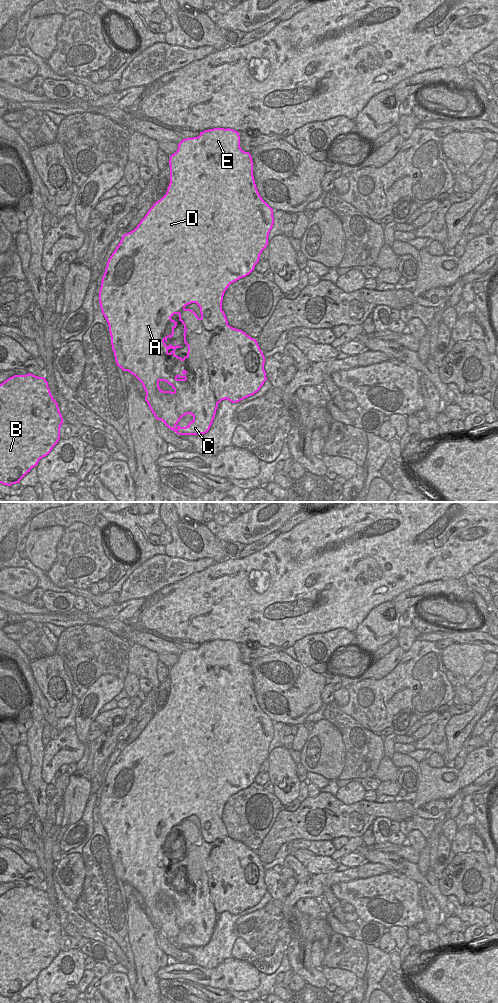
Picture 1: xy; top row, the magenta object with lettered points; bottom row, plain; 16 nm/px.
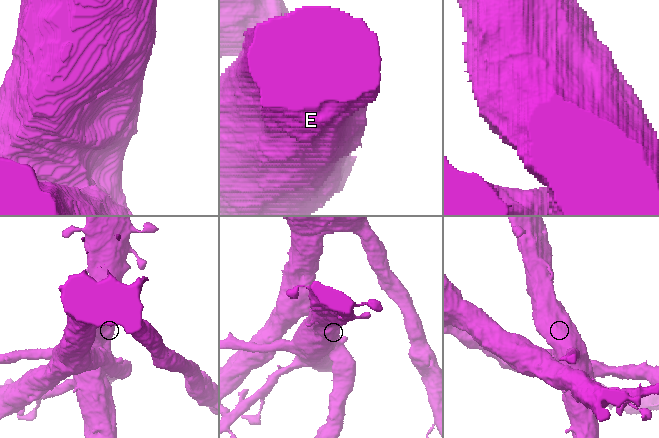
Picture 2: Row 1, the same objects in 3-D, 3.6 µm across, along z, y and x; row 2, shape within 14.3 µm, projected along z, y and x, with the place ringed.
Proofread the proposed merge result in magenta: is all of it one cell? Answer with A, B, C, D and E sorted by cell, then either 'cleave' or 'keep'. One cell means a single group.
groups A C D E / B; cleave

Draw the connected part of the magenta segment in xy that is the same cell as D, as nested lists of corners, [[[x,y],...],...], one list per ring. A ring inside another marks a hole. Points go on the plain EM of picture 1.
[[[214,640],[200,644],[198,649],[183,651],[178,656],[177,663],[170,668],[170,695],[166,706],[149,721],[145,729],[140,733],[137,739],[129,745],[122,748],[122,751],[115,763],[108,771],[105,785],[102,789],[101,799],[99,803],[99,815],[102,826],[104,827],[111,848],[111,857],[114,864],[115,873],[118,879],[123,883],[128,883],[134,887],[143,897],[146,904],[145,913],[149,917],[150,922],[157,932],[161,932],[164,936],[178,947],[199,947],[209,943],[218,919],[218,914],[210,896],[209,877],[207,874],[207,853],[202,853],[194,849],[192,846],[203,839],[207,843],[212,843],[215,840],[227,837],[228,833],[224,823],[222,822],[223,808],[230,796],[236,794],[240,790],[246,789],[254,783],[255,777],[259,774],[262,763],[268,757],[268,748],[274,736],[273,721],[260,708],[254,688],[253,688],[253,673],[251,666],[245,664],[240,659],[239,644],[227,640]],[[191,815],[196,815],[200,820],[201,829],[191,821],[185,819]],[[174,826],[179,827],[179,833],[184,837],[184,855],[188,858],[187,867],[182,871],[175,866],[177,860],[181,860],[179,856],[168,858],[165,856],[167,850],[172,850],[177,834],[172,832]],[[165,893],[174,901],[171,903],[163,903],[159,899],[159,894]],[[191,926],[193,932],[186,939],[181,939],[178,934],[180,931]]]

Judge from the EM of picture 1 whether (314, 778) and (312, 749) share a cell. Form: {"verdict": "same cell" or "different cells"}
{"verdict": "different cells"}

